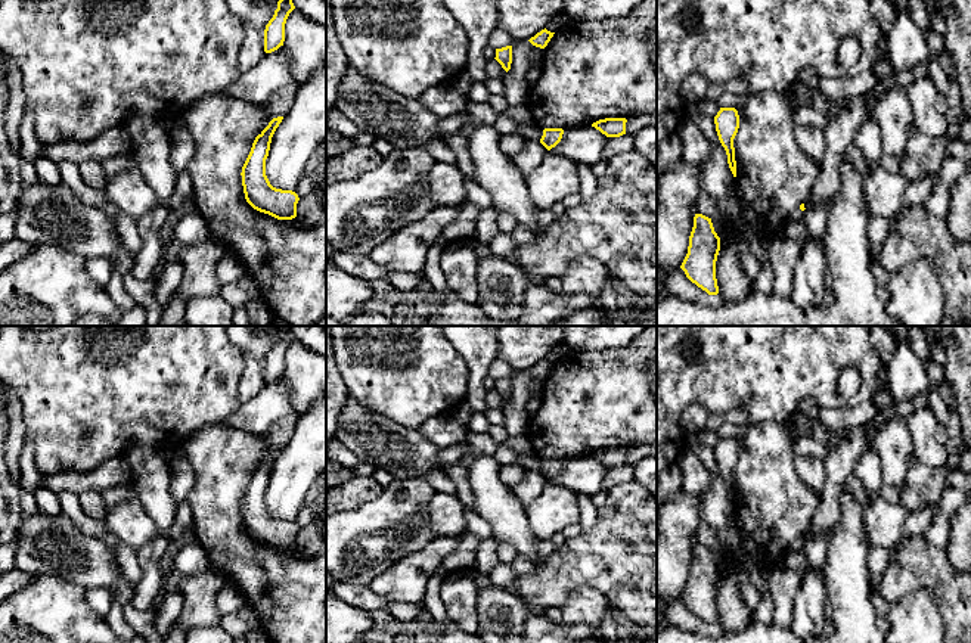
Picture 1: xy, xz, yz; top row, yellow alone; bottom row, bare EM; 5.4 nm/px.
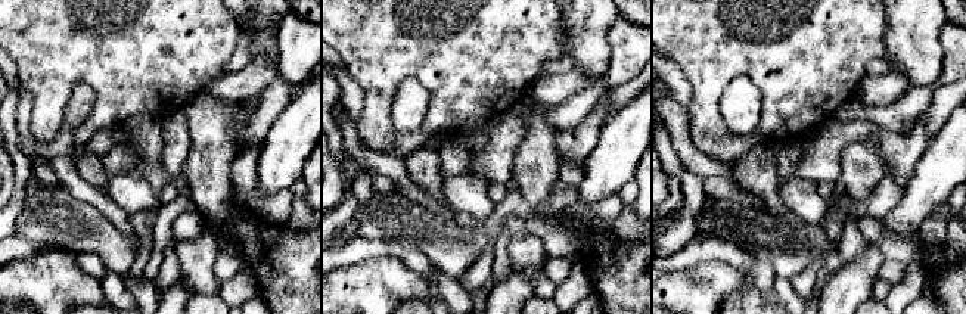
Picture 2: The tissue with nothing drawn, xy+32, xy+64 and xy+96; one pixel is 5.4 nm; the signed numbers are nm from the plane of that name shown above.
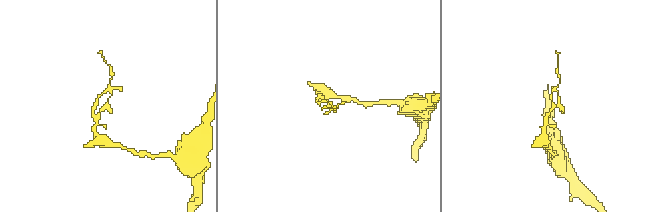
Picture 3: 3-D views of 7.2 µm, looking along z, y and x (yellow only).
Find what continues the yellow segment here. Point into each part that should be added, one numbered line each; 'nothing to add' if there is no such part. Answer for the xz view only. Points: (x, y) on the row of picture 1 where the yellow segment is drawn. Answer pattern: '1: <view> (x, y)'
1: xz (503, 124)

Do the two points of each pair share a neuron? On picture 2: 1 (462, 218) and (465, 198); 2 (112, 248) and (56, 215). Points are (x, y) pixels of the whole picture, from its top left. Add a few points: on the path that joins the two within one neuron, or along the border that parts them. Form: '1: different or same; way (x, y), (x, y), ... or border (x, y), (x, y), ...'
1: different; border (453, 210), (468, 213), (482, 223)
2: same; way (99, 236), (70, 223)

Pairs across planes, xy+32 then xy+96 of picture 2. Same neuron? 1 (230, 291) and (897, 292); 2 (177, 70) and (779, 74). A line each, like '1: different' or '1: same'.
1: same
2: same

